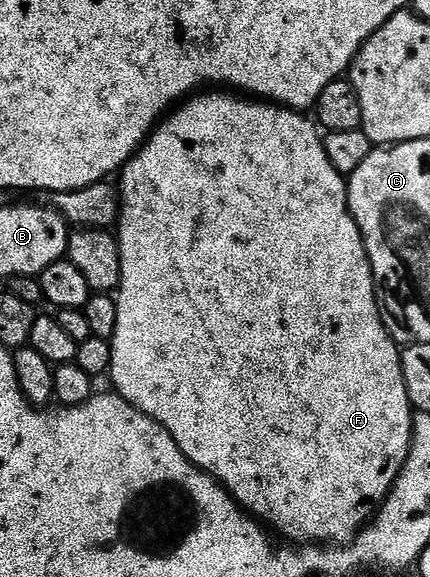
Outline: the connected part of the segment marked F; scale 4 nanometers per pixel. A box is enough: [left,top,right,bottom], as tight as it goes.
[110,93,414,545]

